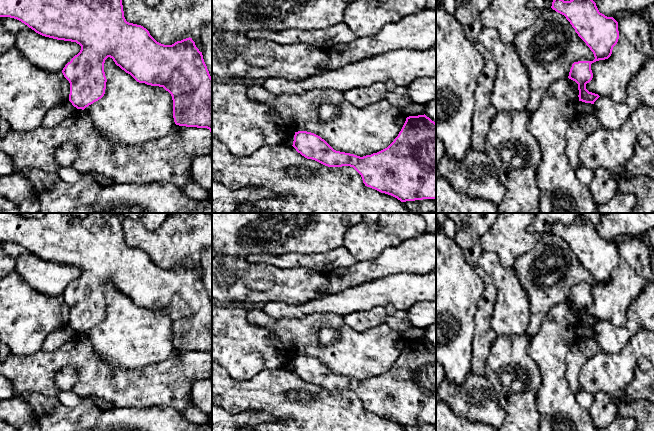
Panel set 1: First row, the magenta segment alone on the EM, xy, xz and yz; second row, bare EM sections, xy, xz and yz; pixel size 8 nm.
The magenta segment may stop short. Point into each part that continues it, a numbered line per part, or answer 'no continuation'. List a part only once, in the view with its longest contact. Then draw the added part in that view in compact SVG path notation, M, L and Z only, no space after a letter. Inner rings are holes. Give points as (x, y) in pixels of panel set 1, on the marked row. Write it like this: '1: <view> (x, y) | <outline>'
no continuation

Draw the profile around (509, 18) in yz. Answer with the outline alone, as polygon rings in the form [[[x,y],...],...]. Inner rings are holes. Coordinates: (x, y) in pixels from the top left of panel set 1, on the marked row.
[[[493,0],[481,13],[483,27],[493,28],[504,43],[513,44],[518,34],[533,25],[541,14],[541,10],[531,7],[529,2]]]

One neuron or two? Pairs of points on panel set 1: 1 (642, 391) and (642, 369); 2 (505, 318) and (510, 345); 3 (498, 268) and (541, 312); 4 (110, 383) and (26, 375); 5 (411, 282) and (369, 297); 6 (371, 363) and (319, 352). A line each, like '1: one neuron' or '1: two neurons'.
1: one neuron
2: two neurons
3: two neurons
4: one neuron
5: one neuron
6: one neuron

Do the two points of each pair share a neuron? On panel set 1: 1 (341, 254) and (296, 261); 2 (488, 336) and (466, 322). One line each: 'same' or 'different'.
1: same
2: different

